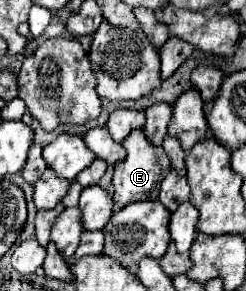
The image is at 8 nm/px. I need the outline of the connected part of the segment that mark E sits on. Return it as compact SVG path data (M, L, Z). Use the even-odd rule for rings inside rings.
M133 130L123 140L123 146L127 150L127 158L123 162L119 162L119 166L115 166L115 174L113 174L113 202L115 202L115 210L119 210L119 208L123 208L123 206L127 206L131 202L137 202L137 200L157 198L161 182L171 170L171 162L167 158L167 154L163 152L163 148L151 146L143 138L143 130Z

